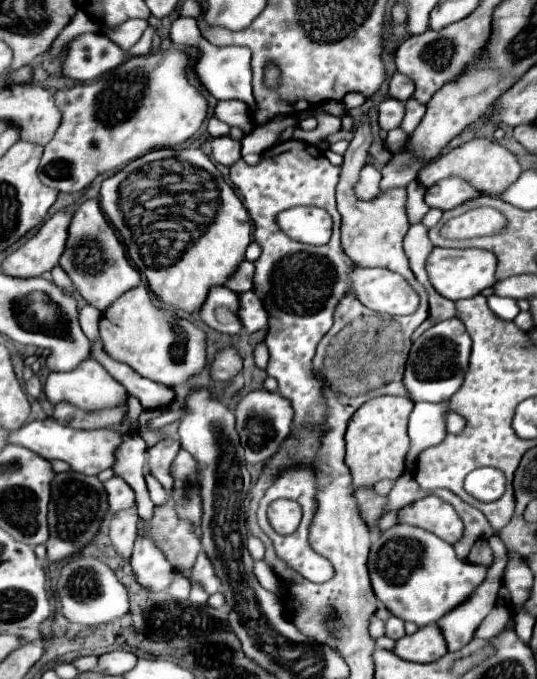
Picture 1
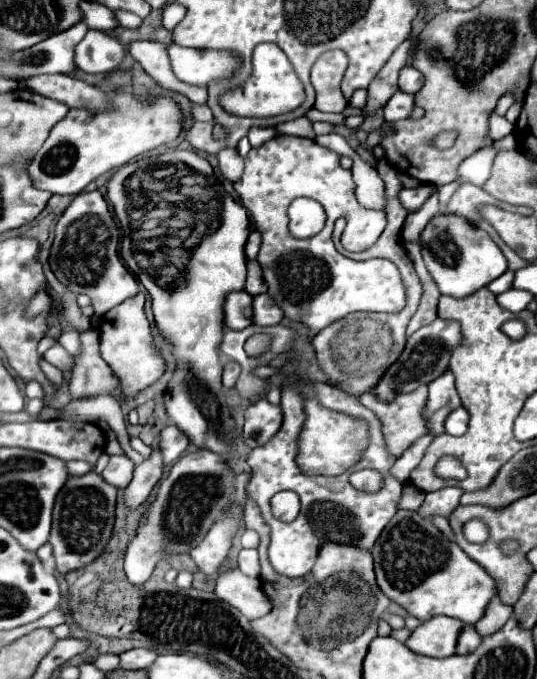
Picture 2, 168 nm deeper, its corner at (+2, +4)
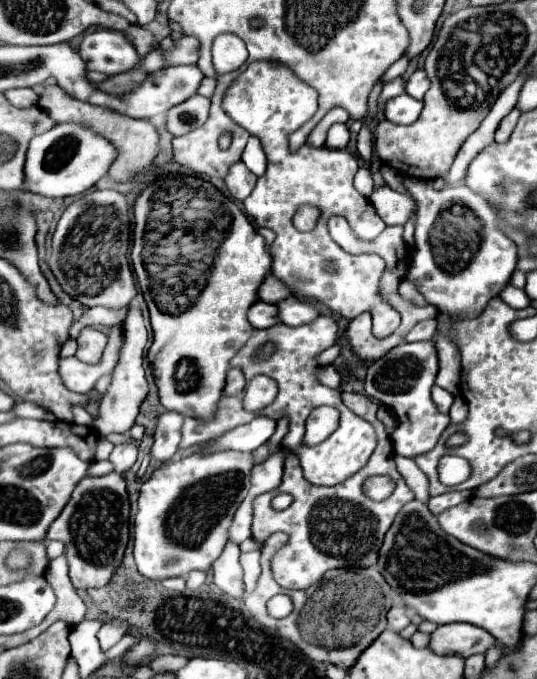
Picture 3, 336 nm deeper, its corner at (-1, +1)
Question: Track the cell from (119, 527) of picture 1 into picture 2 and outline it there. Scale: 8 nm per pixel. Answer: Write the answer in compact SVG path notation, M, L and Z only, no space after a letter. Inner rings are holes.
M152 447L154 453L148 461L134 467L134 479L124 491L124 507L126 511L136 511L146 499L150 497L154 485L162 477L162 455L156 447Z

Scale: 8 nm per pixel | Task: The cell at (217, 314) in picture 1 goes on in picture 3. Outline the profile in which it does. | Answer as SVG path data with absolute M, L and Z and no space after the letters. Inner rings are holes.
M255 302L249 308L249 322L253 328L269 328L273 324L279 324L279 312L275 310L275 304Z

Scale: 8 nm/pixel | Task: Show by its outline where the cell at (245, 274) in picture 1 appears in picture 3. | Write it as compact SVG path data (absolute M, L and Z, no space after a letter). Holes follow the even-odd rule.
M267 276L263 286L259 288L259 298L263 302L269 302L269 304L277 304L285 298L291 296L291 290L287 290L287 286L283 286L283 282L279 282L275 276Z

